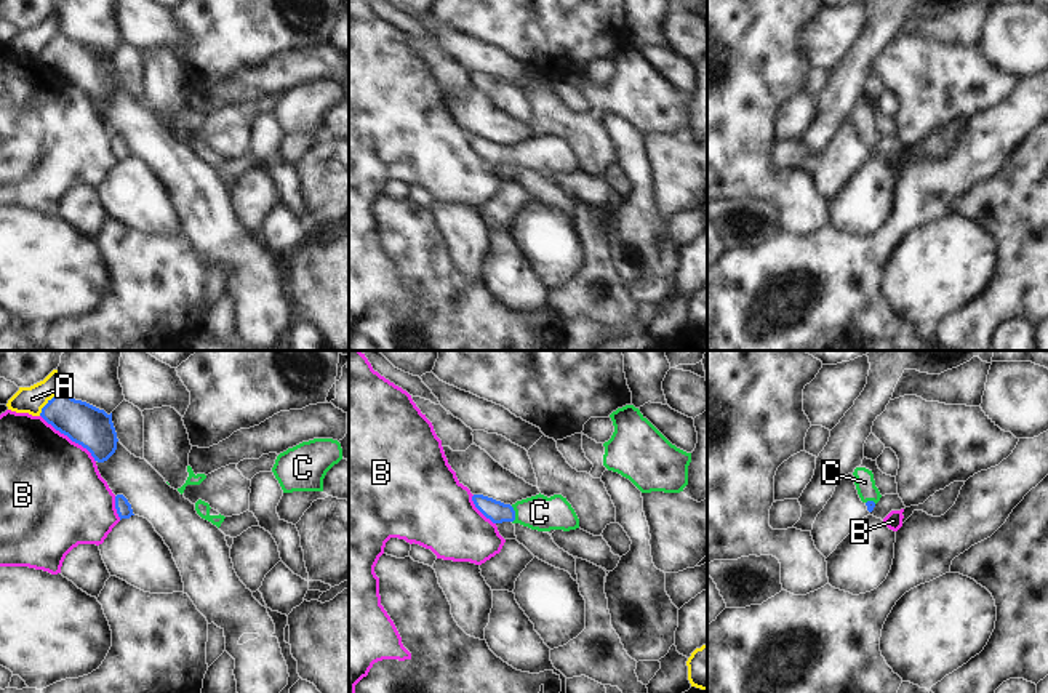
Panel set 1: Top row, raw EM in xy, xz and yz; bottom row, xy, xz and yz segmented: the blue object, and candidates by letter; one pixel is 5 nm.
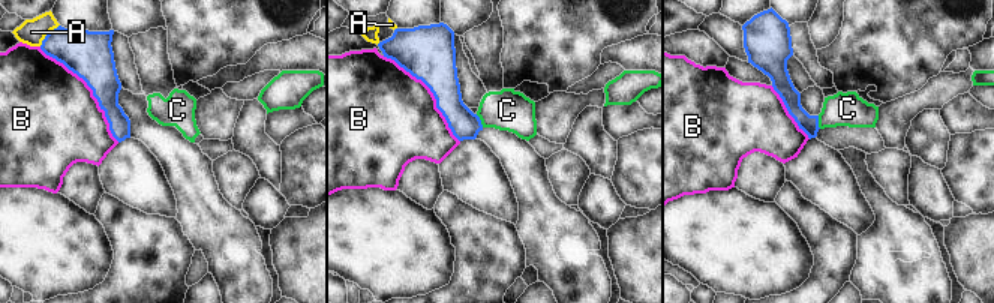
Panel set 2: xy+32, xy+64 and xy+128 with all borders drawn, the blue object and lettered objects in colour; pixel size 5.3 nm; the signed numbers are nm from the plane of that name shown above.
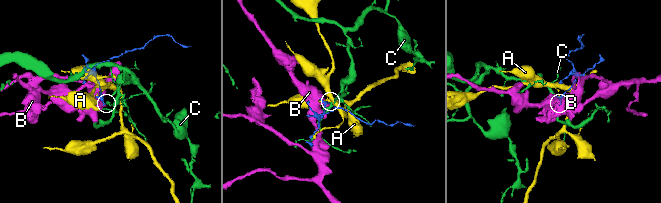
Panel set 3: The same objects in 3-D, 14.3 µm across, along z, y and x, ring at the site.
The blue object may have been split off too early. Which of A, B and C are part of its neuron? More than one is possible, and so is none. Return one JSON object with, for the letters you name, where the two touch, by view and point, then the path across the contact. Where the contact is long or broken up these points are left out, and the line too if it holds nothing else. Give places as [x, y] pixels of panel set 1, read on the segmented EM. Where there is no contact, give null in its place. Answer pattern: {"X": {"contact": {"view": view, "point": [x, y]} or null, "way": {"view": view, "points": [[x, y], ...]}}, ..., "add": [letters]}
{"C": {"contact": {"view": "xz", "point": [514, 514]}, "way": {"view": "xz", "points": [[496, 511], [514, 514], [540, 512]]}}, "add": ["C"]}

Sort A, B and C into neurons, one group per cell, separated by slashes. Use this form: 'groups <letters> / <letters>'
groups A / B / C

